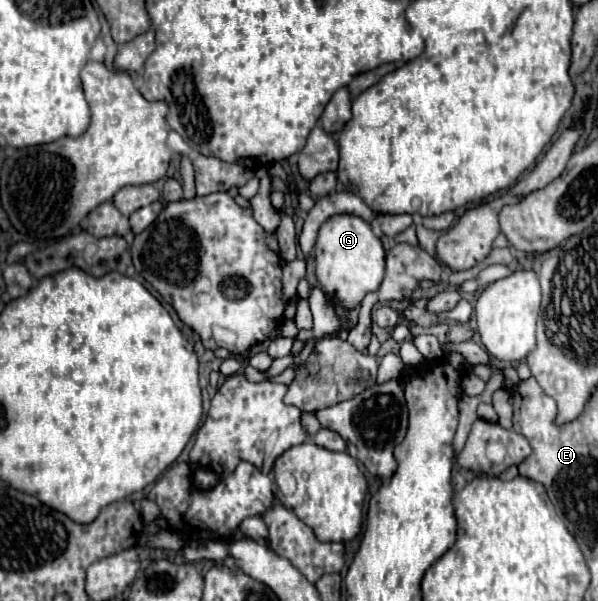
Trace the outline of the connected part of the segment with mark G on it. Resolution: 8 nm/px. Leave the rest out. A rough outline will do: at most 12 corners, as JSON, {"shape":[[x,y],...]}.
{"shape":[[356,215],[314,245],[322,291],[352,311],[384,279],[384,247]]}

